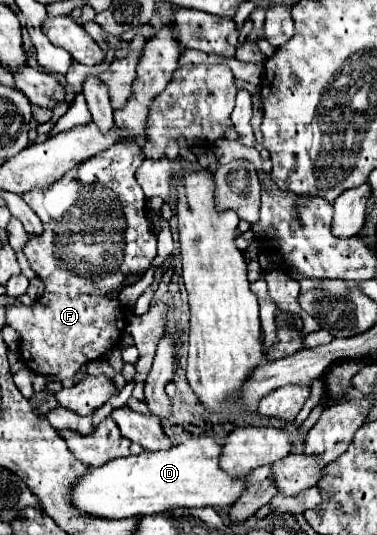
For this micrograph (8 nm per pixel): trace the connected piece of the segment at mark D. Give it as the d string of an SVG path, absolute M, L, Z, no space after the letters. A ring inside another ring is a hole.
M212 437L188 439L168 451L114 459L104 467L90 467L72 489L76 509L102 519L124 519L164 513L174 507L230 507L242 493L246 479L232 479L218 467L220 445Z

